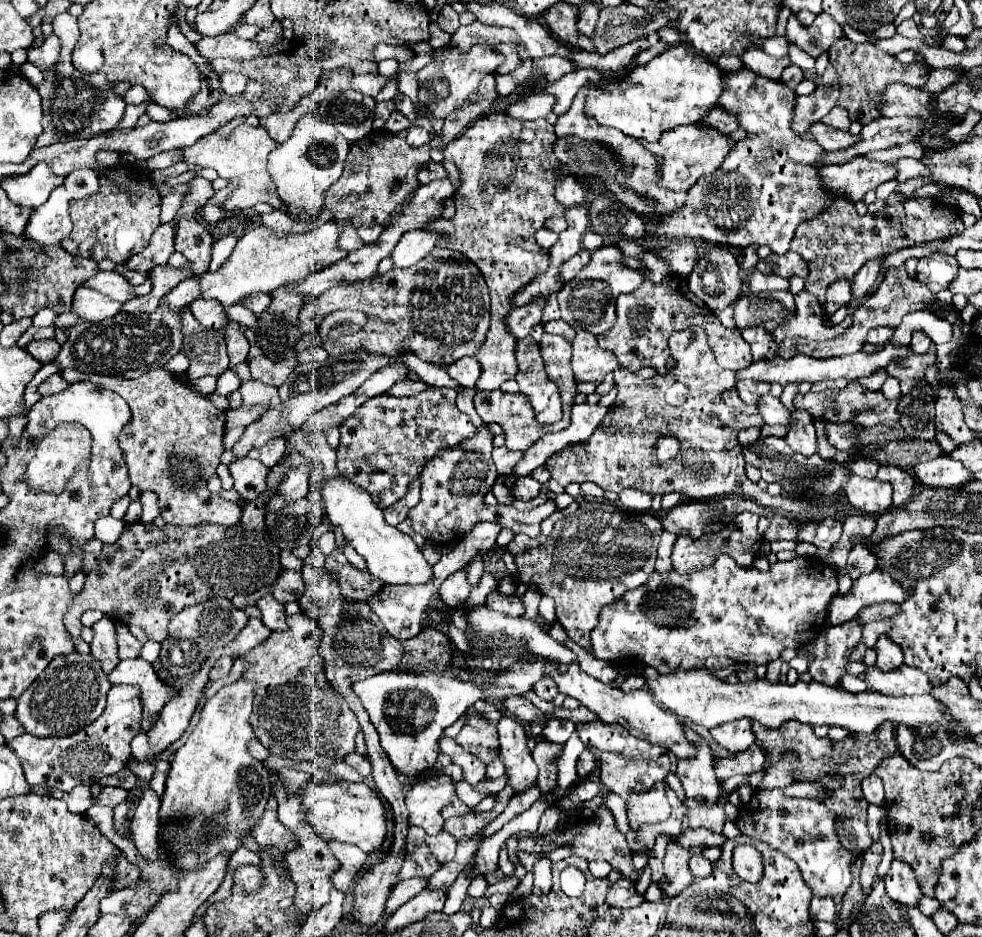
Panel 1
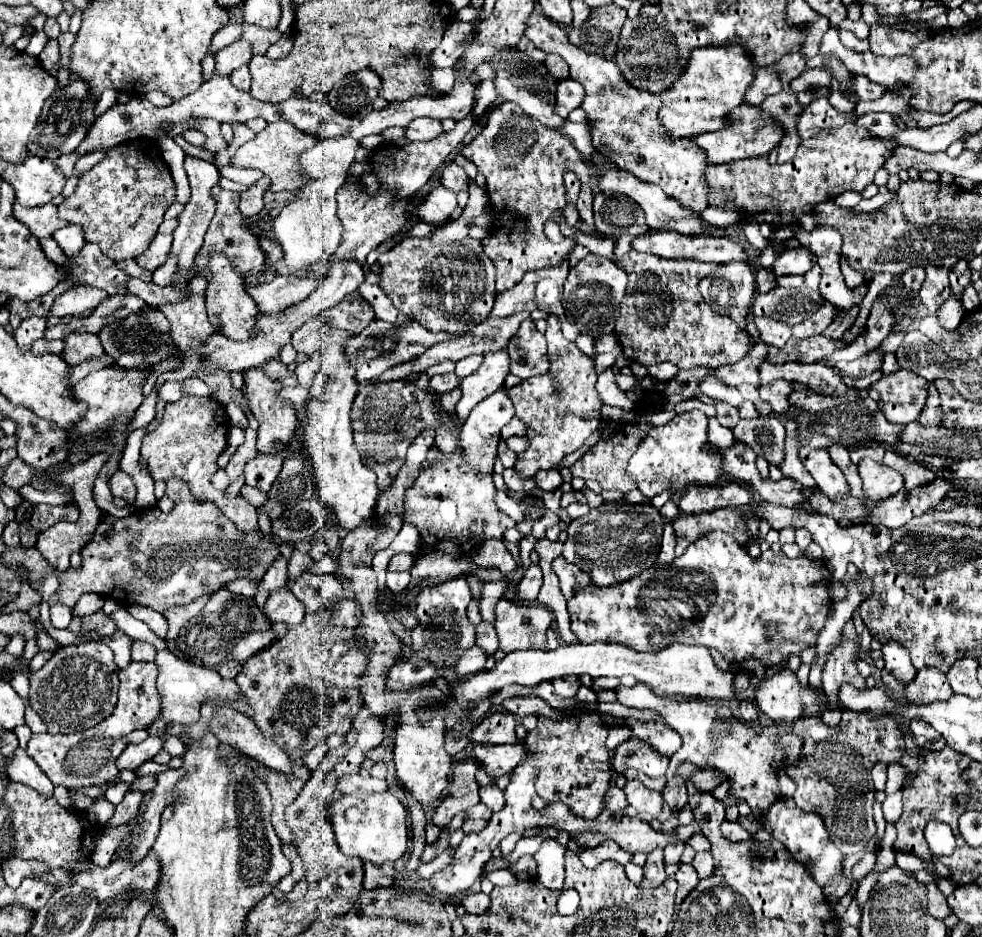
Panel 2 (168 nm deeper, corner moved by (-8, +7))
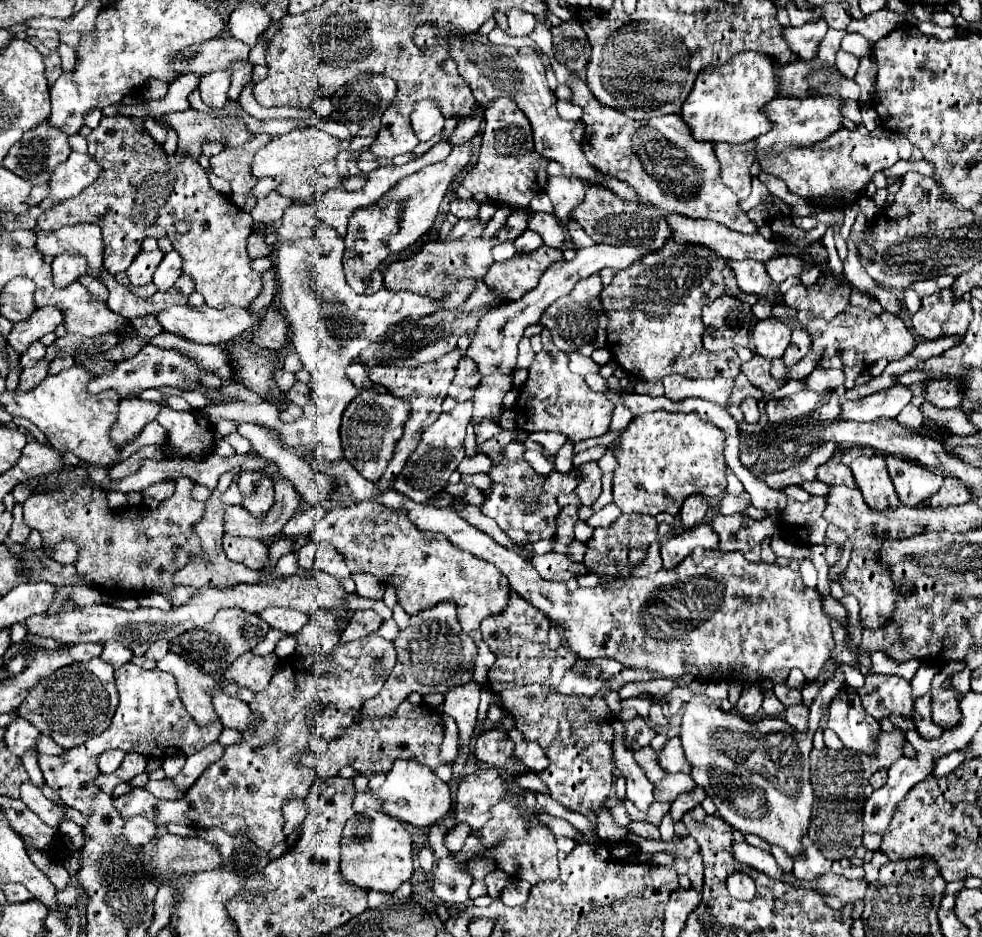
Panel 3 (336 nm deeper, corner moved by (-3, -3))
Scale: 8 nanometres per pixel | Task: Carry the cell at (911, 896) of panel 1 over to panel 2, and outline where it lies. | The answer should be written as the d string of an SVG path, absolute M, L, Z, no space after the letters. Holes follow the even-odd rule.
M923 884L925 894L927 894L927 910L931 916L935 918L945 918L949 914L949 906L947 900L943 896L943 892L937 888L937 884Z

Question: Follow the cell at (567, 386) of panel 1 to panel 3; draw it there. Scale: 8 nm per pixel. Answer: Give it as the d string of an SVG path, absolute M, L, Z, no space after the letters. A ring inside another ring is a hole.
M548 330L542 332L542 344L544 348L530 364L528 380L516 400L516 420L520 430L562 432L570 438L570 442L580 442L592 436L606 434L614 404L604 394L590 390L582 376L570 372L568 354L554 346L552 334Z

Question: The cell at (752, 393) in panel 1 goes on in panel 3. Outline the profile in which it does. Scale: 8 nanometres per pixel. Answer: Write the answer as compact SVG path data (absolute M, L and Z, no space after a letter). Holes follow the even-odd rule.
M810 390L796 392L784 400L770 400L766 404L766 412L770 418L770 424L782 424L786 420L796 420L808 416L812 410L816 410L822 404L822 396Z

